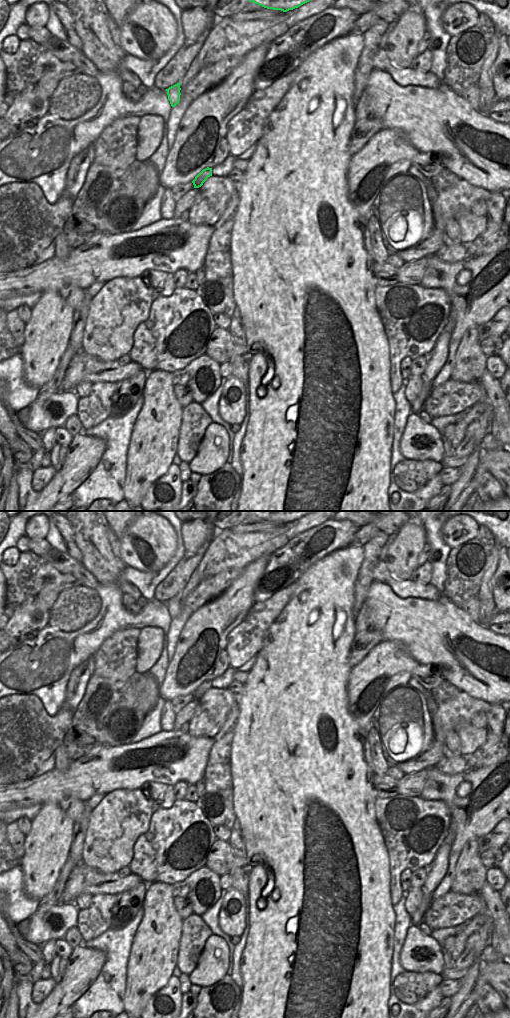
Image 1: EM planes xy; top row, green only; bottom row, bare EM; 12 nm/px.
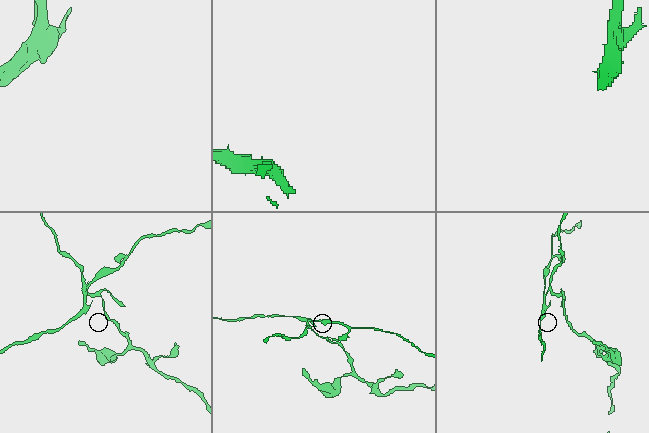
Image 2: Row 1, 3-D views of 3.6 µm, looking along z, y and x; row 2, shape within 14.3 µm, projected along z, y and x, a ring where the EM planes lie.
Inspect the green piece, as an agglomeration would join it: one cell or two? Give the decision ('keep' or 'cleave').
cleave

